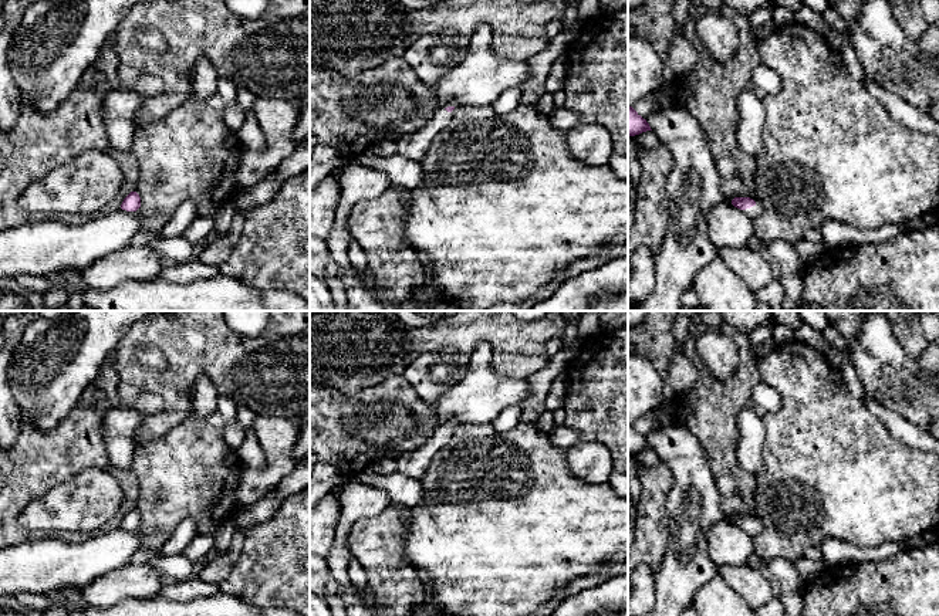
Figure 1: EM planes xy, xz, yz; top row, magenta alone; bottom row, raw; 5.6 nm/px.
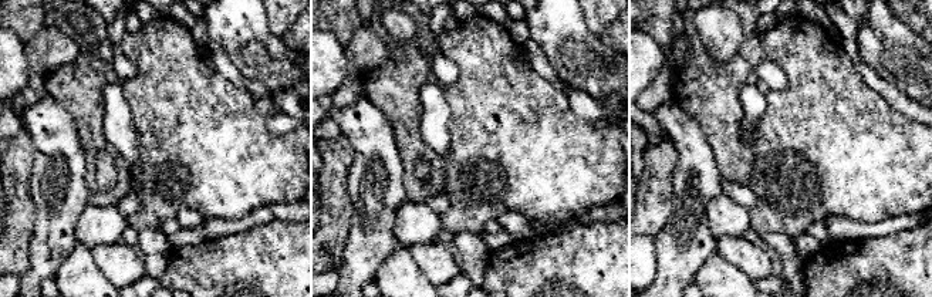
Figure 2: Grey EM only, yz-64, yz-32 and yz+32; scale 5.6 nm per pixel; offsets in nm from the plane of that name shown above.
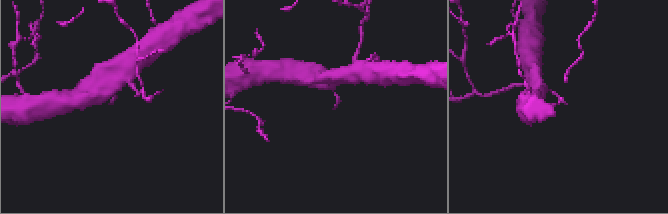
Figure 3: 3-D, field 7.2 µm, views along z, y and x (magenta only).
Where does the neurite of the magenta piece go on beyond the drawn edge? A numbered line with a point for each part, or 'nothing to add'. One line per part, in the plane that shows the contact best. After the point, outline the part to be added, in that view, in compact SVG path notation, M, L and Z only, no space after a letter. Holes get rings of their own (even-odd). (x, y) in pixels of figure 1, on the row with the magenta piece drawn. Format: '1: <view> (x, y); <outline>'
1: yz (753, 212); M753 206L750 209L743 210L751 220L759 217L761 214L761 207L760 206Z

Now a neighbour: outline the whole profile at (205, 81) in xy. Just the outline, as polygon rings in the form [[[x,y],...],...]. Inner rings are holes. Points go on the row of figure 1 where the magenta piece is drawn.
[[[199,58],[195,67],[190,91],[196,98],[205,99],[217,94],[219,77],[207,58]]]

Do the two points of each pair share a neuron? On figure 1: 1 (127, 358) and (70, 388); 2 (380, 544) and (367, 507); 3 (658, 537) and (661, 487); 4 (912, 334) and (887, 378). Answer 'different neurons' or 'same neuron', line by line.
1: different neurons
2: different neurons
3: same neuron
4: different neurons

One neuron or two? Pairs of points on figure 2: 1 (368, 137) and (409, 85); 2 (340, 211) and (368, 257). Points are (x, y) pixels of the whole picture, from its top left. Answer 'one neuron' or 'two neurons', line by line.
1: two neurons
2: two neurons

